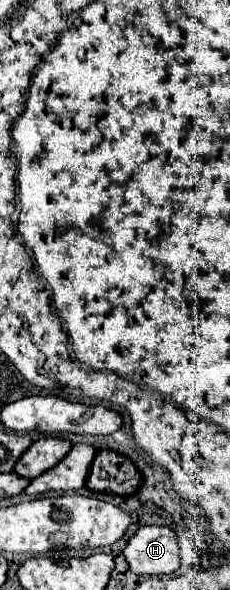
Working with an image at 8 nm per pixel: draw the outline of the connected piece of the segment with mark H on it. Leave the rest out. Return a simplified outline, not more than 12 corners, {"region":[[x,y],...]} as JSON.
{"region":[[141,526],[123,556],[135,574],[179,568],[177,536]]}

